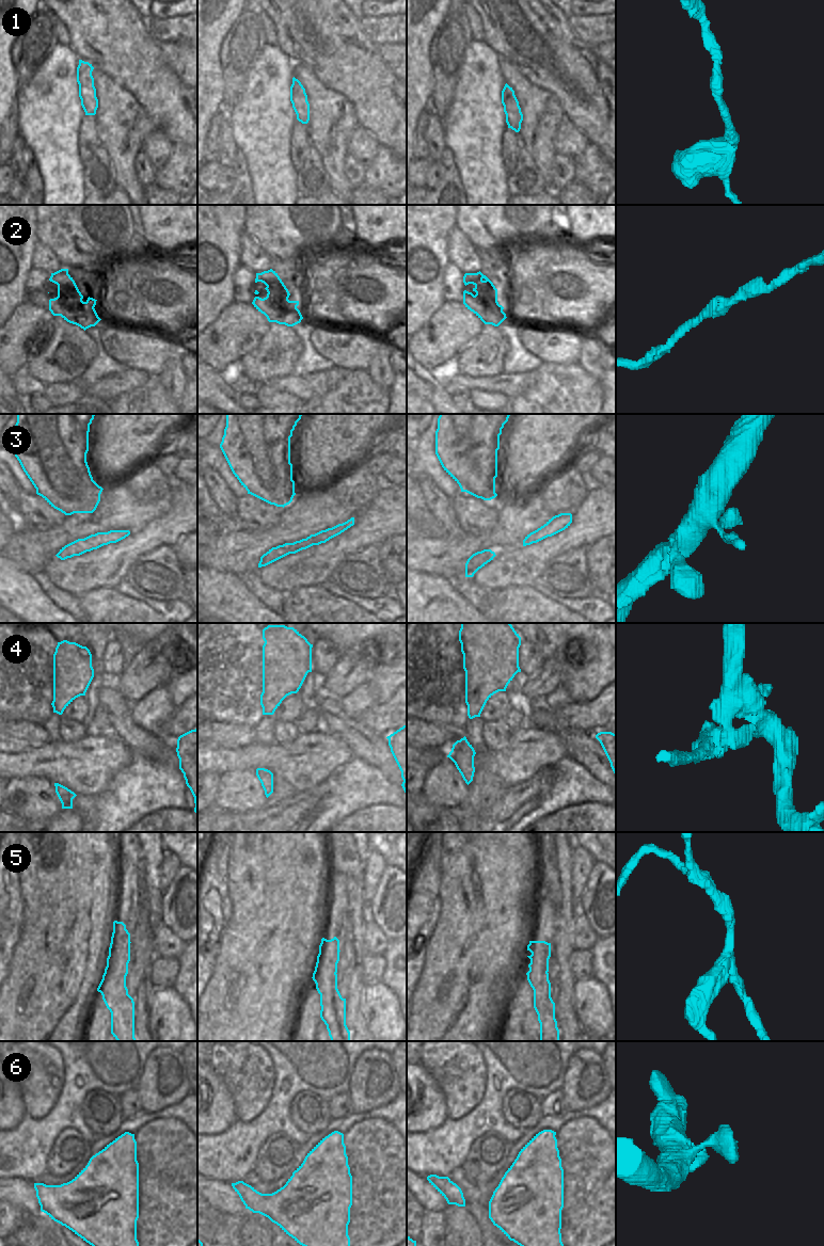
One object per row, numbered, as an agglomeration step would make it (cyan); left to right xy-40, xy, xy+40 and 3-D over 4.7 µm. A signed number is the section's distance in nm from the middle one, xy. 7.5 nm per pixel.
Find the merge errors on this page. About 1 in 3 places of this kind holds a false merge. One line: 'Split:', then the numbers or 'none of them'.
Split: 4, 5

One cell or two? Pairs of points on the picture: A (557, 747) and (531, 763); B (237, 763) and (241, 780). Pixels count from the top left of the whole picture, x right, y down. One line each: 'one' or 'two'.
A: one
B: two

